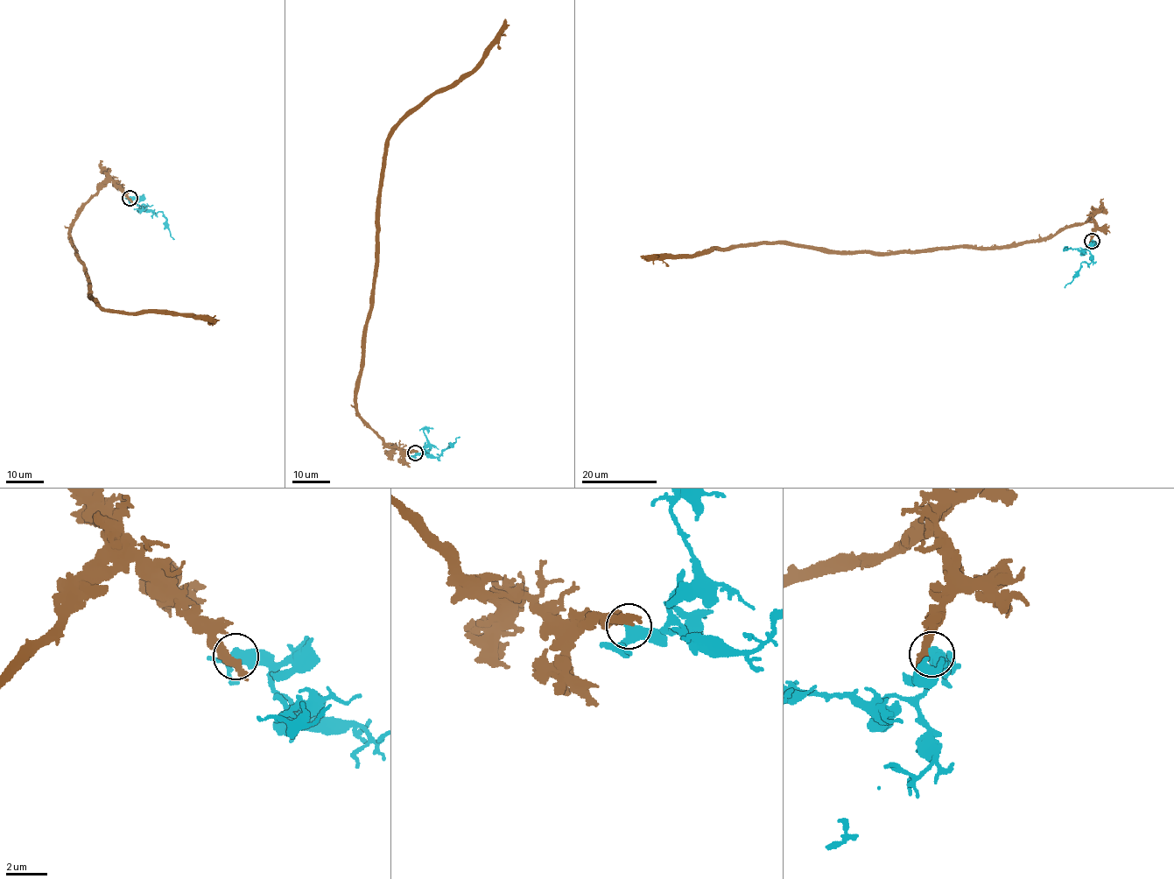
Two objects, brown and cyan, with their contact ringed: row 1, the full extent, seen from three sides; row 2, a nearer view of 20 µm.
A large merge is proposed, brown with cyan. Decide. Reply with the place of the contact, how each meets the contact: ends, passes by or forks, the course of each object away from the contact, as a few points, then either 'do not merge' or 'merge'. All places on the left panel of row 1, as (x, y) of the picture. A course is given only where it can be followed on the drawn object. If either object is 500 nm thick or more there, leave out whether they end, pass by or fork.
(130, 198) | brown via (129, 198), (111, 181), (106, 182), (70, 228), (91, 299), (98, 306), (121, 312), (165, 312), (214, 321) | cyan via (130, 197), (134, 197), (144, 208), (156, 213), (163, 212), (165, 227), (174, 239) | do not merge

